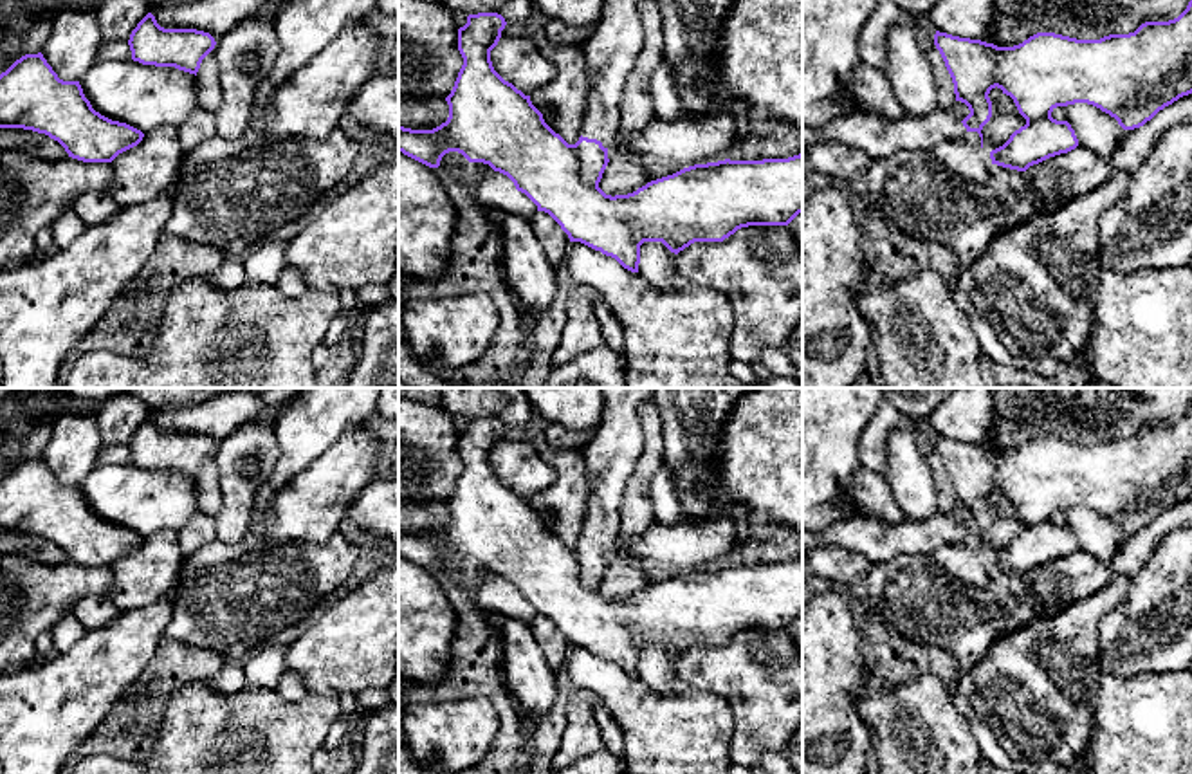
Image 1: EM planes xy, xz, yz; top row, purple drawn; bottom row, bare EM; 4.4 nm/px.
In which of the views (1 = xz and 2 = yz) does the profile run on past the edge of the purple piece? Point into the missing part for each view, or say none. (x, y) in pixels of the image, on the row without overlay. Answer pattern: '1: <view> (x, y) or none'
1: xz (617, 442)
2: yz (879, 542)

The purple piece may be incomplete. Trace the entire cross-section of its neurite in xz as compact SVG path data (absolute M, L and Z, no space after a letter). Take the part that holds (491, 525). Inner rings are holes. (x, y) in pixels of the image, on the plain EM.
M606 388L604 411L593 438L582 449L590 476L590 498L581 530L581 541L568 548L543 523L543 518L512 487L505 485L492 471L491 455L498 449L507 426L498 417L469 419L467 428L458 433L458 455L463 469L458 476L451 498L445 502L449 521L433 534L411 534L399 530L399 556L429 570L438 572L449 556L462 557L469 567L489 568L494 576L507 579L518 595L525 597L537 615L548 617L570 646L581 646L606 660L615 662L624 673L638 677L640 650L644 646L662 646L678 659L694 646L723 646L741 631L748 630L788 630L802 617L802 557L788 563L763 565L718 565L694 568L673 579L647 586L628 599L606 599L599 586L610 567L608 554L615 550L620 530L620 503L631 473L644 449L644 433L637 422L637 408L649 401L658 388Z

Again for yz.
M1192 404L1174 424L1145 426L1134 437L1109 438L1100 444L1037 437L1019 449L997 451L936 435L934 449L952 482L956 505L970 514L963 525L954 512L936 514L922 523L905 520L900 525L853 514L822 530L802 532L802 556L821 547L839 547L864 556L871 565L884 565L903 554L934 556L938 548L965 543L968 536L979 538L983 552L981 534L992 521L988 498L997 491L1013 503L1026 529L990 556L992 568L1026 576L1033 568L1078 550L1071 529L1051 521L1057 511L1087 507L1114 521L1123 534L1134 534L1165 511L1192 498Z

